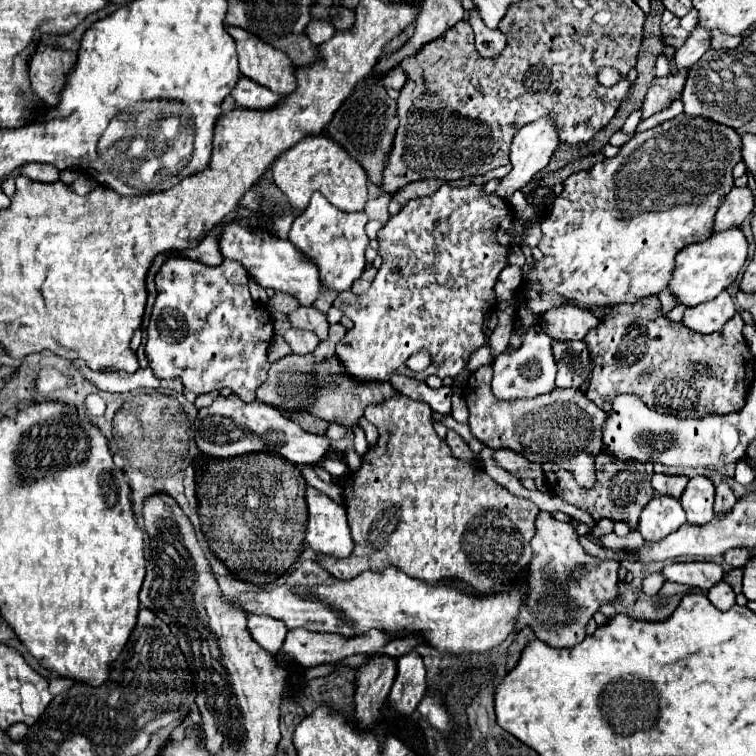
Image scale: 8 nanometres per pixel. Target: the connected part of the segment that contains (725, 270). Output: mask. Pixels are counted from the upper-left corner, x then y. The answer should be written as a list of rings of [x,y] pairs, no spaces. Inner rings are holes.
[[[735,226],[717,234],[713,232],[707,240],[689,244],[679,252],[675,278],[671,280],[669,288],[675,294],[677,302],[683,302],[687,306],[697,306],[701,302],[713,300],[719,292],[723,292],[729,284],[735,282],[741,266],[745,264],[747,254],[749,254],[749,242],[745,240],[741,228]]]

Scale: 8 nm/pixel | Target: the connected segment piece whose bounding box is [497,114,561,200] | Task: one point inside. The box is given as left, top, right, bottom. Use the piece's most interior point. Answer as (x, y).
(532, 147)

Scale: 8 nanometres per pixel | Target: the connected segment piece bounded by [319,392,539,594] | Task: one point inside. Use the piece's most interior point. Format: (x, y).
(411, 503)

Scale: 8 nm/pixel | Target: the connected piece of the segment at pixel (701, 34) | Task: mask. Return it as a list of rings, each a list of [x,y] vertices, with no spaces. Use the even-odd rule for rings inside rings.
[[[701,24],[689,34],[685,44],[675,52],[677,68],[691,68],[707,50],[711,48],[711,30],[705,30]]]

